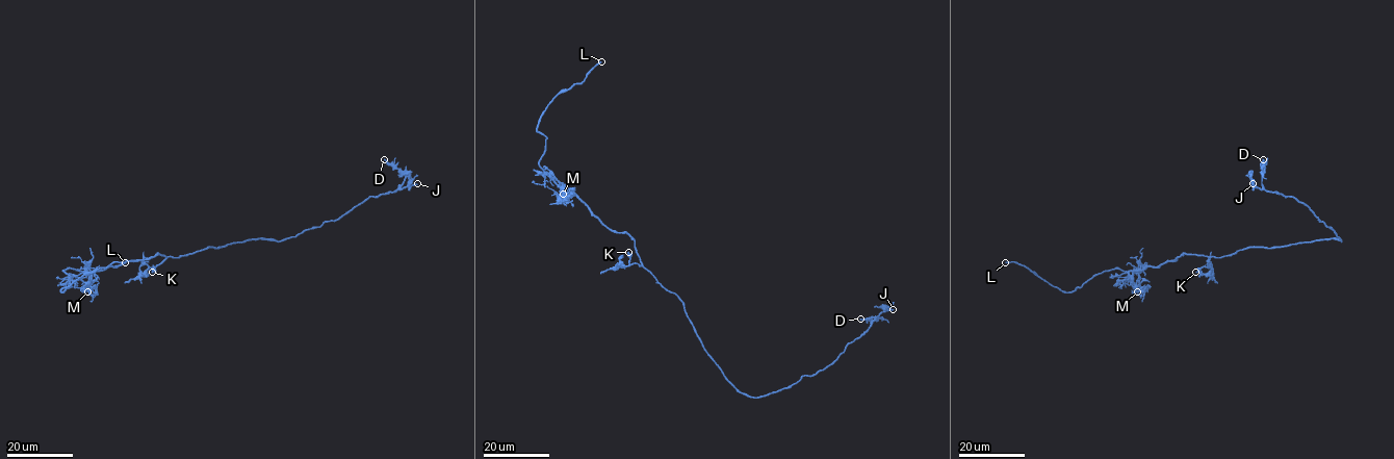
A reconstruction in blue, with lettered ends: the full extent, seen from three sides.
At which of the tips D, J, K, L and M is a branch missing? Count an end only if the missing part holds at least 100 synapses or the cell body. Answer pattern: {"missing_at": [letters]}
{"missing_at": ["L"]}

